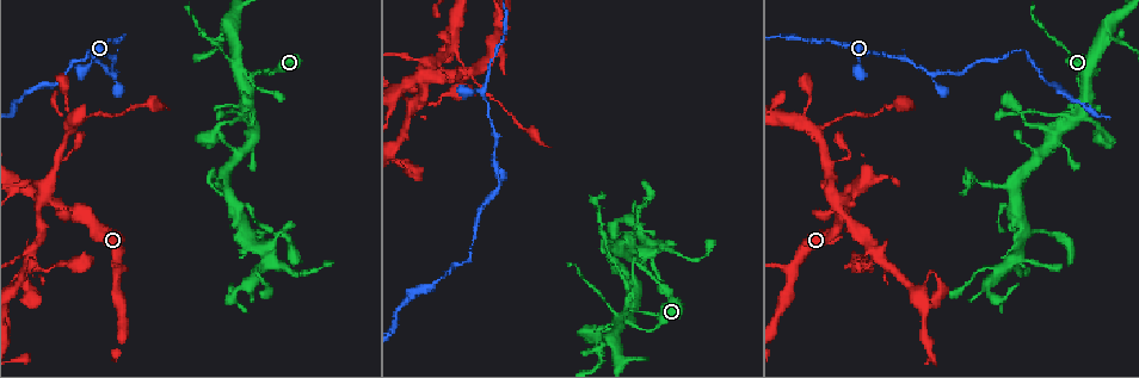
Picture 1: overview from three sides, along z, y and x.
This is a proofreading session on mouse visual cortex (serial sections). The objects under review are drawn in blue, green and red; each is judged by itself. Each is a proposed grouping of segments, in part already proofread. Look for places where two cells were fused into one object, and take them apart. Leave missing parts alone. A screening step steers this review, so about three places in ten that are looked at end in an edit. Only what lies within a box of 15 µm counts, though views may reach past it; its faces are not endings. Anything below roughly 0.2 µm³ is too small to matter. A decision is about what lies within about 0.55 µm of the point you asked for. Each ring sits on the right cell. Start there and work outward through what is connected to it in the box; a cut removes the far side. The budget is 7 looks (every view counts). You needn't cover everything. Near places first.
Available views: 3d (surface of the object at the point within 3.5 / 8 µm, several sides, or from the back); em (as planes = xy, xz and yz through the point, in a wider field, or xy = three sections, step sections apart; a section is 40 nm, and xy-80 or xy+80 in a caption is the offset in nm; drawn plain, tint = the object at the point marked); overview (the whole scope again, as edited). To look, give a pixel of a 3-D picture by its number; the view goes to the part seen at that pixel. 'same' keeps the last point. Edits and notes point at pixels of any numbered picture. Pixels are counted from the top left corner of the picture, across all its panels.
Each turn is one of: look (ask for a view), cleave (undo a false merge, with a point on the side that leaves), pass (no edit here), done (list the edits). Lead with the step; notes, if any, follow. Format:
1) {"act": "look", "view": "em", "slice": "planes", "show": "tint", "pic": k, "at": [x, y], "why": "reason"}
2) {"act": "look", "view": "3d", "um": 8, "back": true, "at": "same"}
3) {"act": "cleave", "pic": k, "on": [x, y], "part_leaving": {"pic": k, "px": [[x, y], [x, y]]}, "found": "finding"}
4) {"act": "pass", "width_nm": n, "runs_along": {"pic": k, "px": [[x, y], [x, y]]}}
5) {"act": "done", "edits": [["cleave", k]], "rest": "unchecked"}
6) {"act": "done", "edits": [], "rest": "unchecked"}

{"act": "look", "view": "3d", "um": 3.5, "pic": 1, "at": [634, 322], "why": "three-way junction"}

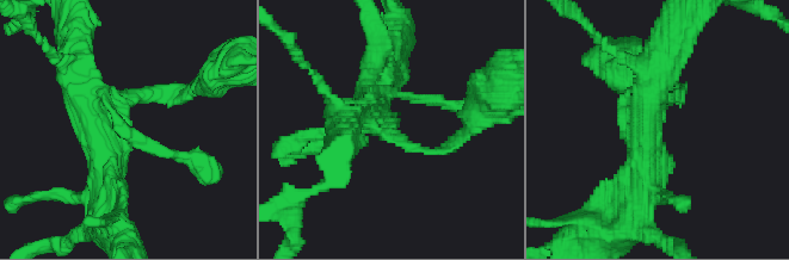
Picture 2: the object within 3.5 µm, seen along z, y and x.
{"act": "look", "view": "em", "slice": "planes", "show": "tint", "pic": 2, "at": [661, 106]}

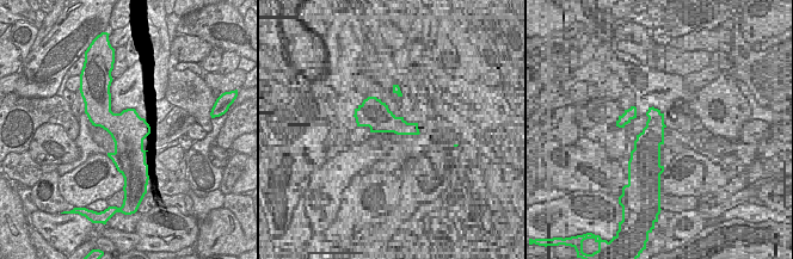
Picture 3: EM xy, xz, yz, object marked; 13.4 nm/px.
{"act": "pass", "width_nm": 500, "runs_along": {"pic": 2, "px": [[183, 96], [156, 87], [102, 121], [105, 179]]}, "found": "one cell here"}

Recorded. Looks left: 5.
{"act": "look", "view": "3d", "um": 8, "pic": 1, "at": [470, 247], "why": "abrupt turn"}

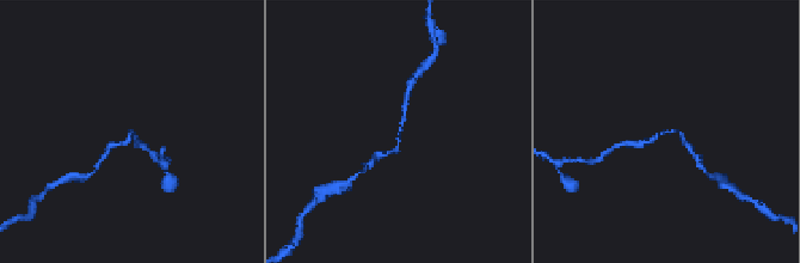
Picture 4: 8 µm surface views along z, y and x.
{"act": "look", "view": "3d", "um": 3.5, "back": true, "pic": 4, "at": [399, 133], "why": "zoom in"}

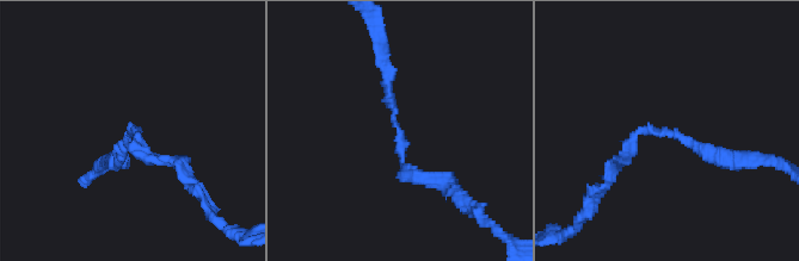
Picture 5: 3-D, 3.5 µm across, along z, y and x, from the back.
{"act": "look", "view": "em", "slice": "xy", "step": 5, "show": "tint", "pic": 5, "at": [132, 133], "arm_widths_nm": [200, 200], "why": "shape alone is not enough"}

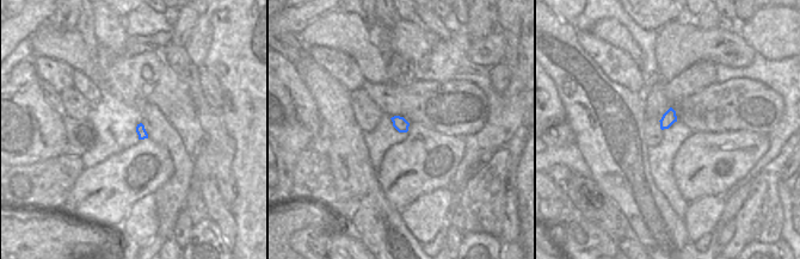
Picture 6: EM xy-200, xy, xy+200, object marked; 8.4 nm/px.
{"act": "cleave", "pic": 5, "on": [441, 181], "part_leaving": {"pic": 5, "px": [[405, 168], [449, 186], [475, 213]]}, "found": "a second cell is stuck on"}

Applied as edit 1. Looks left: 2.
{"act": "look", "view": "3d", "um": 3.5, "pic": 1, "at": [650, 247], "why": "sharp bend"}

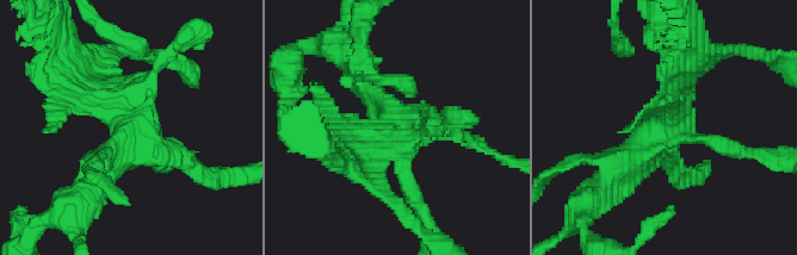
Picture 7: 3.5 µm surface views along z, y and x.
{"act": "look", "view": "em", "slice": "xy", "step": 2, "show": "tint", "pic": 7, "at": [392, 125], "why": "shape alone is not enough"}

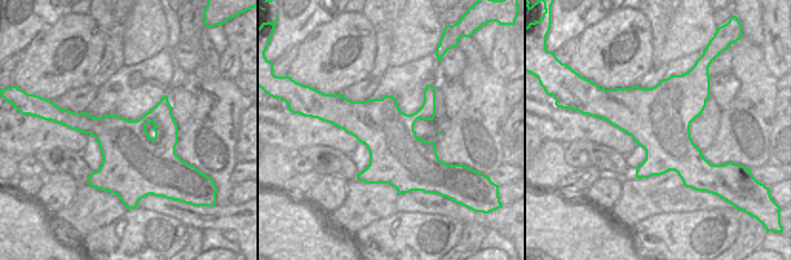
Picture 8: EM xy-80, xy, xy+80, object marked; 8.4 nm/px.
{"act": "pass", "runs_along": {"pic": 7, "px": [[679, 80], [652, 142], [615, 170]]}, "found": "all the same cell"}

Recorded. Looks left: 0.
{"act": "done", "edits": [["cleave", 5]], "rest": "unchecked"}

